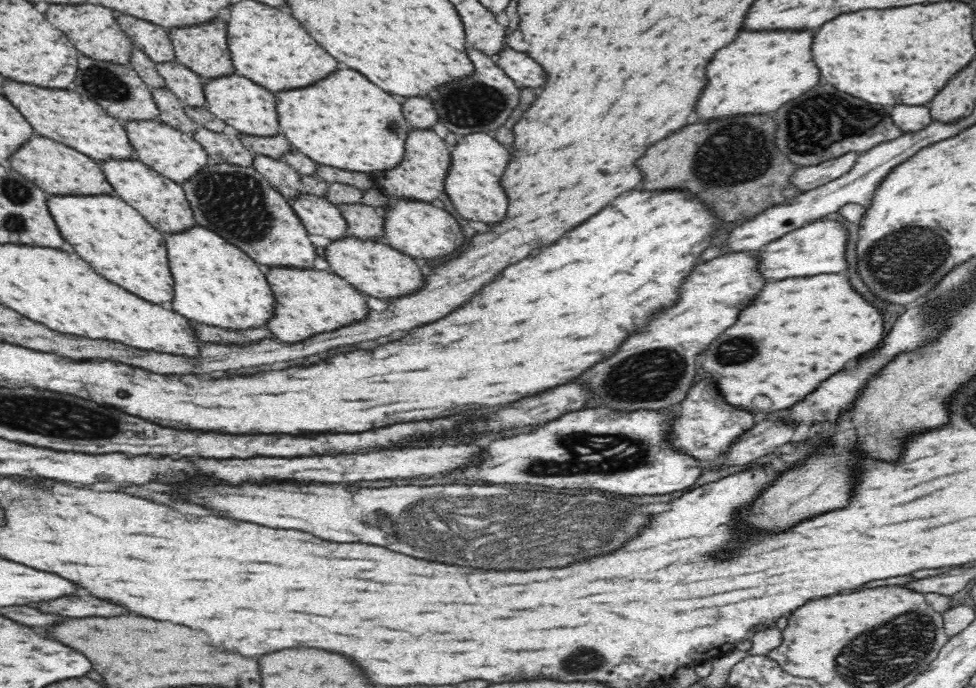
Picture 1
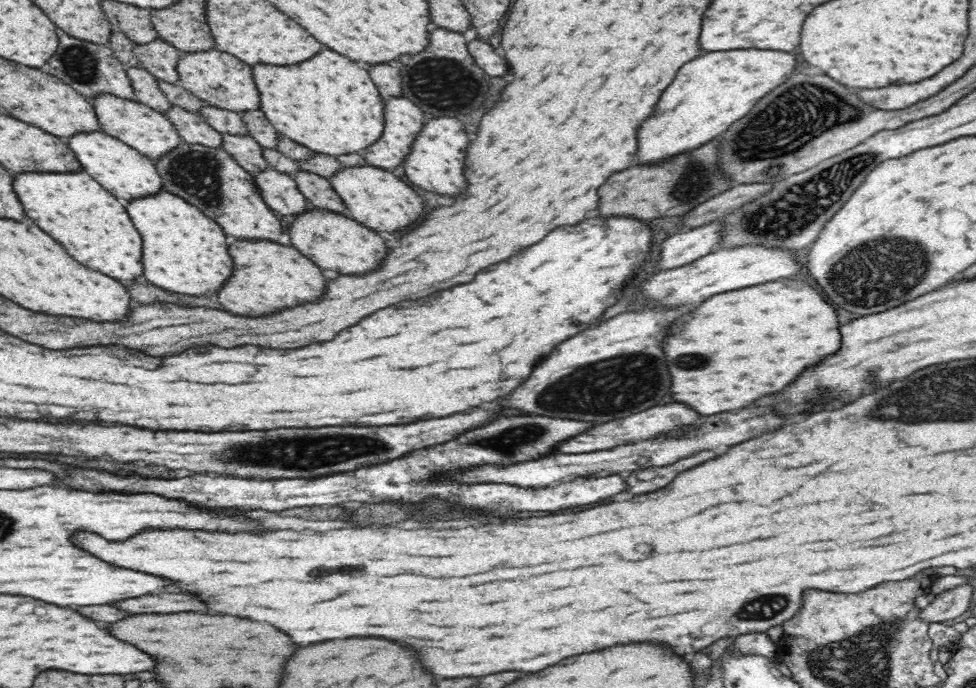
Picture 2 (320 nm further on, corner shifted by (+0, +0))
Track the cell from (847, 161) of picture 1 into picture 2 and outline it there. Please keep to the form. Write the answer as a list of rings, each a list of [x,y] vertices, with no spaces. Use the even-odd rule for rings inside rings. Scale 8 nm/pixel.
[[[752,183],[749,185],[735,185],[730,189],[717,194],[706,200],[702,204],[698,204],[692,210],[688,210],[686,214],[682,214],[682,226],[687,229],[701,227],[707,223],[719,220],[722,216],[734,212],[736,208],[740,208],[742,204],[758,198],[760,194],[768,192],[772,188],[772,183]]]

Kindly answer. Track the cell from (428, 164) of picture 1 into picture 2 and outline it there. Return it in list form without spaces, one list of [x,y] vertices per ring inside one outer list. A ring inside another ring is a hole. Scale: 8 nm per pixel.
[[[386,96],[383,98],[385,104],[384,126],[382,134],[378,136],[376,142],[372,142],[368,148],[364,148],[360,153],[366,159],[367,164],[372,164],[378,168],[393,170],[400,166],[410,152],[412,142],[416,140],[416,134],[422,130],[424,124],[424,112],[405,96]]]

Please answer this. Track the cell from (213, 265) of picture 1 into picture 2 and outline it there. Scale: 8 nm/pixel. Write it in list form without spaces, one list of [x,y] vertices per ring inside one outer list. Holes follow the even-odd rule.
[[[164,188],[156,194],[148,194],[148,196],[140,196],[140,198],[123,202],[134,228],[142,237],[142,274],[147,282],[170,292],[204,296],[204,294],[210,295],[216,292],[230,278],[232,257],[228,255],[227,234],[215,220],[206,216],[197,206]]]

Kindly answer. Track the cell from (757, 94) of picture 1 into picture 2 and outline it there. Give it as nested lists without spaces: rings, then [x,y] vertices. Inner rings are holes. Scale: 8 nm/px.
[[[778,50],[708,52],[688,62],[662,92],[654,114],[638,126],[636,164],[660,164],[710,142],[738,118],[746,116],[762,96],[780,86],[794,66],[794,56]]]

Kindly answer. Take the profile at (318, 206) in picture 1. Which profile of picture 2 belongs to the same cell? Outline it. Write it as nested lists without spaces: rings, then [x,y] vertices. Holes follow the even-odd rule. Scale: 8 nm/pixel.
[[[269,167],[266,170],[258,170],[253,174],[253,179],[256,190],[275,212],[300,214],[310,207],[306,197],[296,187],[296,182],[286,173]]]

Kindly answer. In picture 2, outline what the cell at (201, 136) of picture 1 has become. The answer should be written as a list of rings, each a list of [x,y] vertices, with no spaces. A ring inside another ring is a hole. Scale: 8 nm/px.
[[[172,104],[164,115],[170,122],[174,123],[178,135],[185,142],[211,146],[212,148],[221,147],[222,135],[215,128],[212,128],[198,113]]]

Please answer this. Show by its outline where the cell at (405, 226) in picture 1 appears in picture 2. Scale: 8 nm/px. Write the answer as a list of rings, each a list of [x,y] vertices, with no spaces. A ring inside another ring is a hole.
[[[372,164],[348,166],[348,168],[342,166],[327,178],[332,189],[347,206],[346,209],[350,210],[350,217],[372,230],[384,230],[384,232],[404,230],[410,228],[410,224],[418,222],[424,214],[422,198],[394,175],[392,170],[378,168]]]

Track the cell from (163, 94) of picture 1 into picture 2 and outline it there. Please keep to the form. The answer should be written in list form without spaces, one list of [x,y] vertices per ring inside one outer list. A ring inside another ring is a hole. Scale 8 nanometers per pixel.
[[[125,66],[125,72],[132,83],[132,99],[157,112],[166,113],[172,106],[167,96],[160,90],[153,74],[139,66]]]

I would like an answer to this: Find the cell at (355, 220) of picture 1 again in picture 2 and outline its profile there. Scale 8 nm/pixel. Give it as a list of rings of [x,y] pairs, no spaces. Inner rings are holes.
[[[302,169],[292,172],[290,177],[296,182],[296,187],[300,193],[306,197],[310,207],[331,210],[350,217],[350,210],[346,209],[347,206],[342,203],[338,193],[332,189],[327,177]]]

